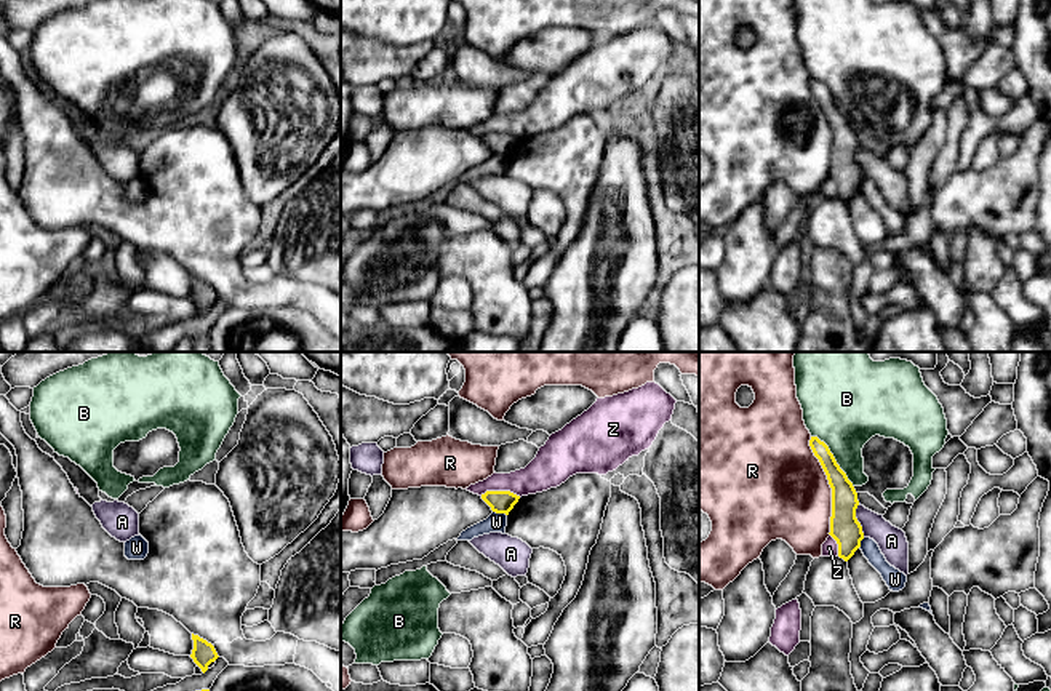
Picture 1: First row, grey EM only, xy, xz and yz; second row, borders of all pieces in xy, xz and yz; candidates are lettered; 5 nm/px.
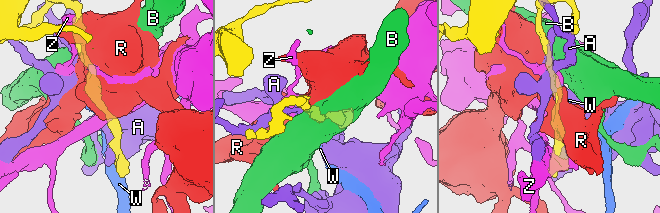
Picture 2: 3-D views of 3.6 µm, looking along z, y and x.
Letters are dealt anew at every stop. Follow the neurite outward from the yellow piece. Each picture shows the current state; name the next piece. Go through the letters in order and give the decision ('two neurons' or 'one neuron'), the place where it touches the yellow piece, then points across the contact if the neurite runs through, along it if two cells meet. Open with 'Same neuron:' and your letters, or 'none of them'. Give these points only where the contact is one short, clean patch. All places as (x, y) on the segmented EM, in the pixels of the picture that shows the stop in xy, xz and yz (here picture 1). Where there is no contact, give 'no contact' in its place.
Same neuron: none of them
A: two neurons | yz (856, 520)
B: two neurons | yz (834, 459)
R: two neurons | yz (831, 487)
W: two neurons | xz (499, 512) | along xz (493, 511), (506, 515)
Z: two neurons | xz (501, 491) | along xz (480, 495), (487, 491), (512, 491), (520, 496)

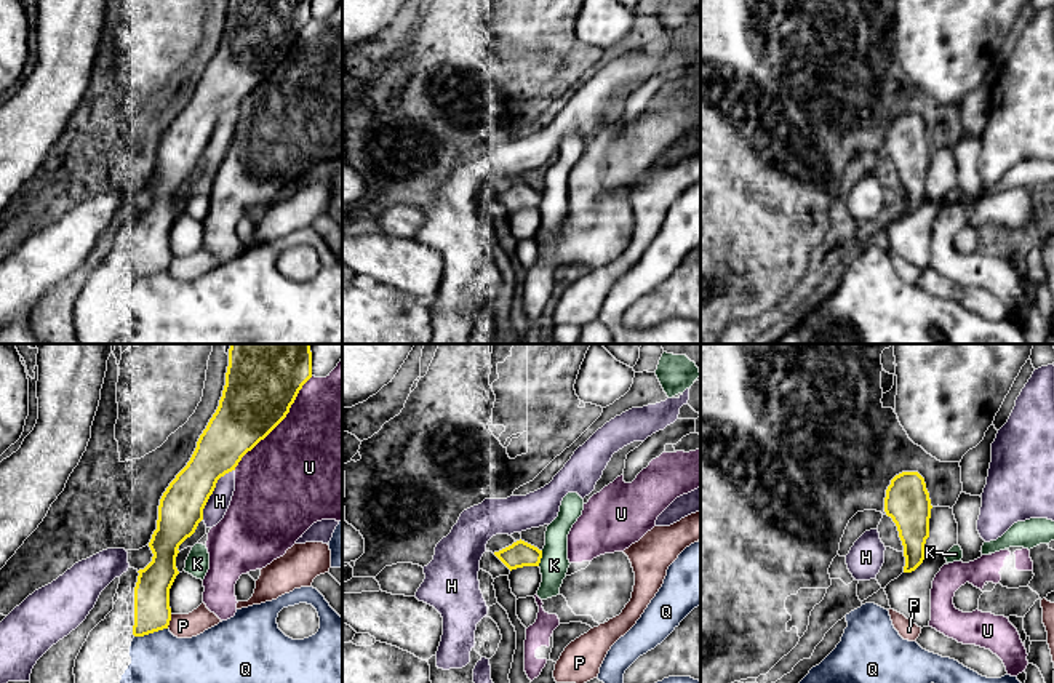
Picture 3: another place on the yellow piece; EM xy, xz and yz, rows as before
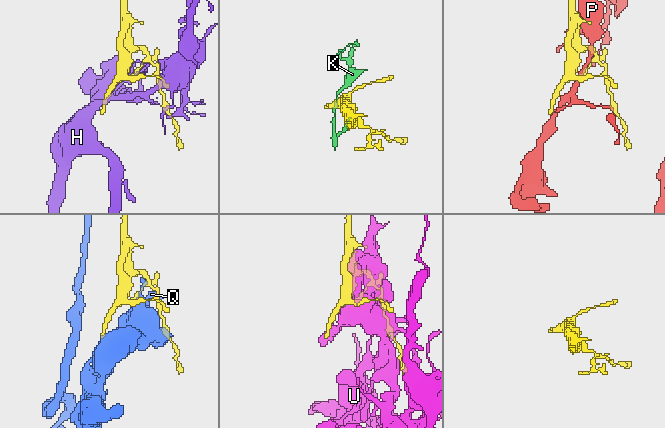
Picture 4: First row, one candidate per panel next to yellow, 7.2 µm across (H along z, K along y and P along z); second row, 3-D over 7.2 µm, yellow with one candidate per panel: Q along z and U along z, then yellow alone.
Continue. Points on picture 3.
Same neuron: none of them
H: two neurons | xy (213, 490)
K: two neurons | xz (541, 557) | along xz (542, 551), (538, 565)
P: two neurons | xy (170, 619)
Q: two neurons | xy (151, 632)
U: two neurons | xy (277, 424)

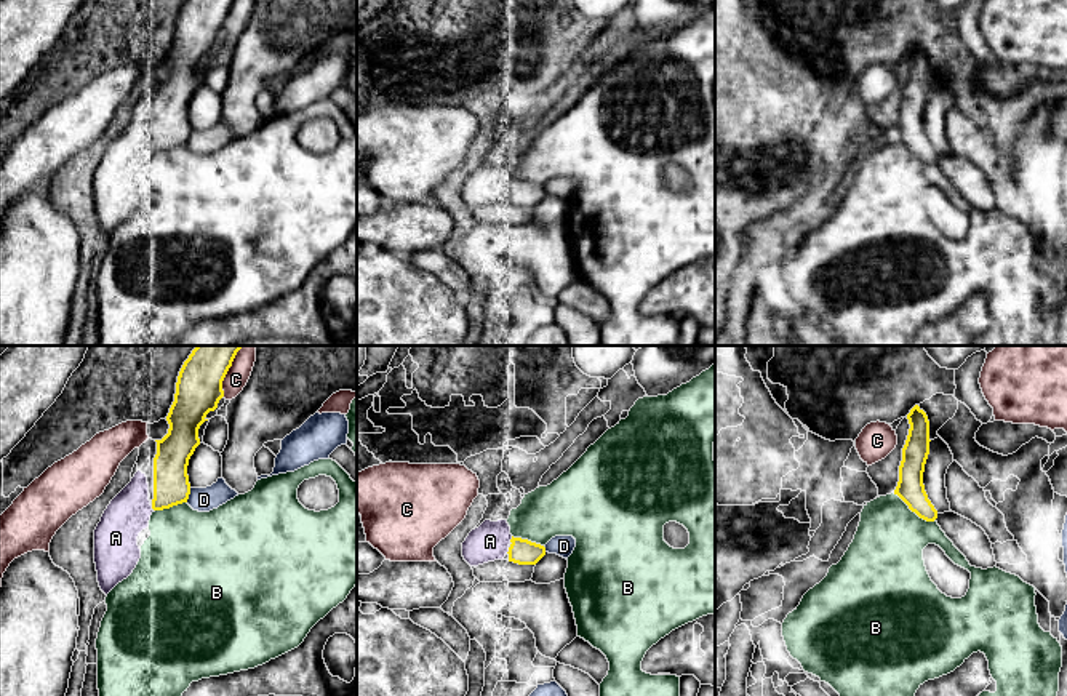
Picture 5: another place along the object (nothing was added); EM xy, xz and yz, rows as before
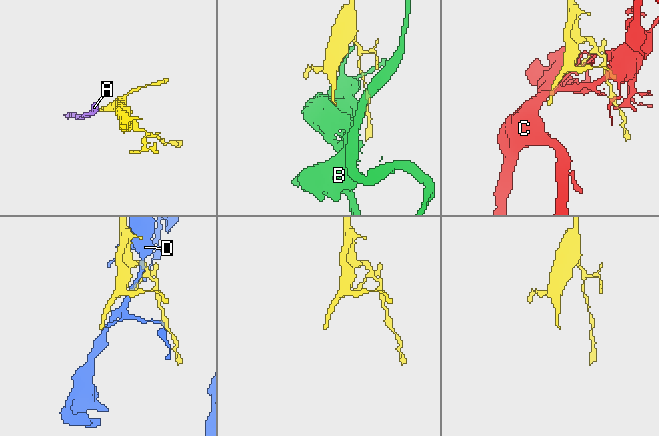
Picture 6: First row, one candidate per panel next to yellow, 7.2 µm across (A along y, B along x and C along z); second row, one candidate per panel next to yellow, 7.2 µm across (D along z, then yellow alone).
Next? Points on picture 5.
Same neuron: A
A: one neuron | xz (511, 540)
B: two neurons | yz (914, 511)
C: two neurons | xy (227, 370)
D: two neurons | xy (189, 493)

